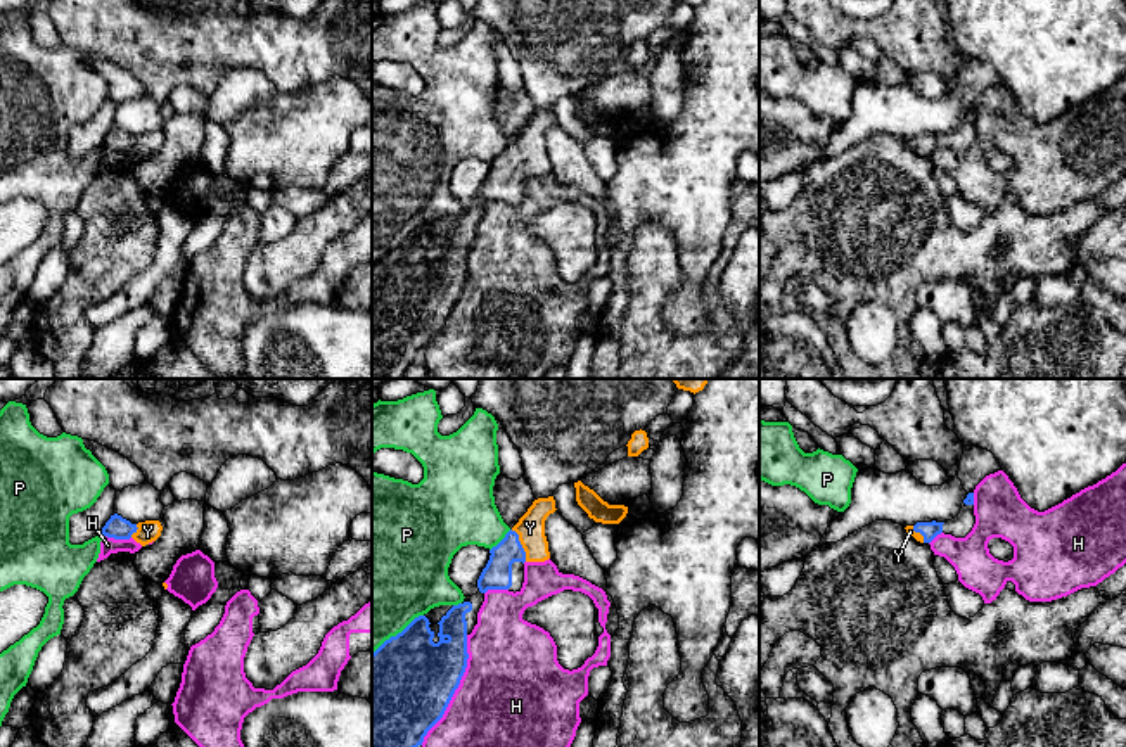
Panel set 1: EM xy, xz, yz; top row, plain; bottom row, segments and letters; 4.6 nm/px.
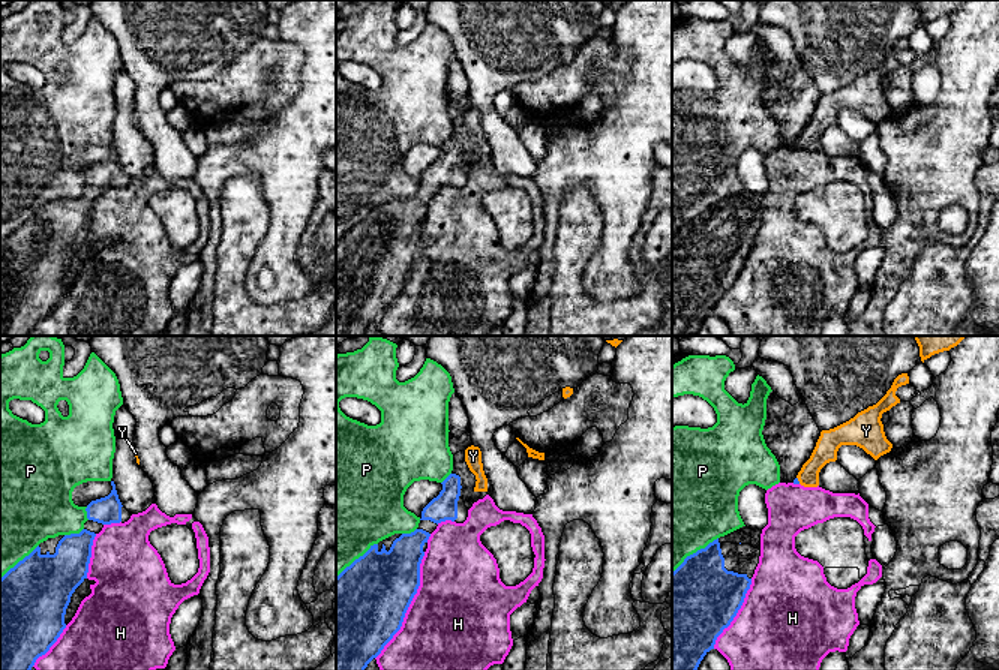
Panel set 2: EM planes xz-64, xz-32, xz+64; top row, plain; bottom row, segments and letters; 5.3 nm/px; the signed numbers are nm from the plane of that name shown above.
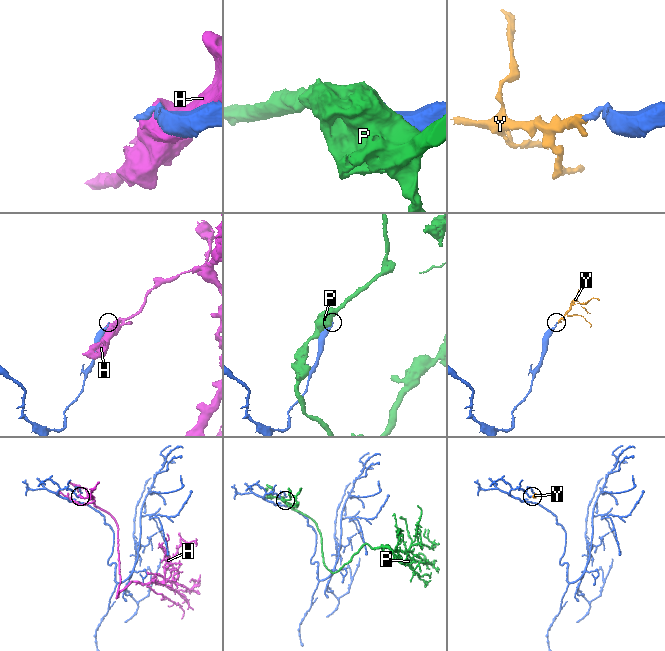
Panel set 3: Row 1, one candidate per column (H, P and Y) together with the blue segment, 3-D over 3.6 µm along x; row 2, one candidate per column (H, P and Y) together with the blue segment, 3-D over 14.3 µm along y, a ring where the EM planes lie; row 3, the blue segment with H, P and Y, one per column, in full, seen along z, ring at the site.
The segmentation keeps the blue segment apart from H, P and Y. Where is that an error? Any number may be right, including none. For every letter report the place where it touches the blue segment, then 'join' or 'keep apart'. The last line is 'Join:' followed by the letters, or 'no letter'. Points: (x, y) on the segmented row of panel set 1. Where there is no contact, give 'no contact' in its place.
H: xz (455, 689) | keep apart
P: xz (502, 540) | keep apart
Y: xz (521, 545) | join
Join: Y

